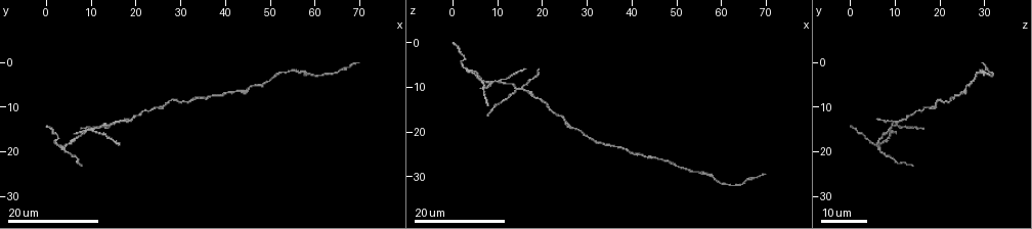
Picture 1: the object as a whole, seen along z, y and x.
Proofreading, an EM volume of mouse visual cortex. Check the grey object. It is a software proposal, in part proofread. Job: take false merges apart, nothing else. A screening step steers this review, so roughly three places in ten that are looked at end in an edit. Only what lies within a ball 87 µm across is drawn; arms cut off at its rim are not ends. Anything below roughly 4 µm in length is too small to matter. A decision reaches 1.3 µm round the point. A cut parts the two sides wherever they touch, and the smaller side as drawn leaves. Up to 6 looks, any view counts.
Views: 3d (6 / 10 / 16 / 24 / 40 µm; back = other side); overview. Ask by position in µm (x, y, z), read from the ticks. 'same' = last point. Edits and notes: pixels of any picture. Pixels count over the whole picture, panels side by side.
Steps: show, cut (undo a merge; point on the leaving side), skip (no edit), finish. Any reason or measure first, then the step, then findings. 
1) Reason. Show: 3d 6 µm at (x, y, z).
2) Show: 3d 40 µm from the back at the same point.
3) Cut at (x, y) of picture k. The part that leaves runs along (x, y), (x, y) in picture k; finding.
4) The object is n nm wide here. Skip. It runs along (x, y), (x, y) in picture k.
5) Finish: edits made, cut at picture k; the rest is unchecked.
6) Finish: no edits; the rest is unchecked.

Two arms in line, one across. Show: 3d 16 µm at (4.0, 19.5, 7.0).

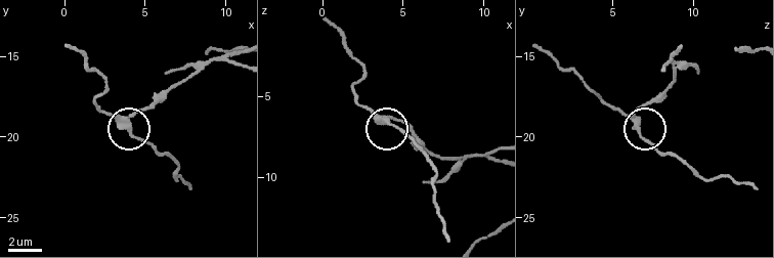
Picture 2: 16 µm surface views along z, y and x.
Show: 3d 6 µm at (3.8, 19.4, 6.5).

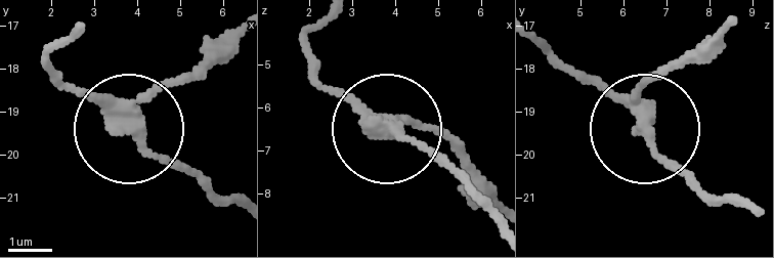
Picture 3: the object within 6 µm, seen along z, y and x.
Cut at (166, 156) of picture 3. The part that leaves runs along (130, 118), (153, 147), (237, 199) in picture 3; two cells meet here.

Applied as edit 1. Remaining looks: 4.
Arms part here. Show: 3d 16 µm at (10.5, 15.0, 8.5).

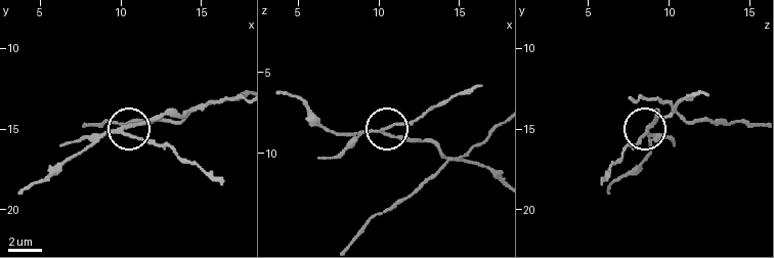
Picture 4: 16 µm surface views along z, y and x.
Show: 3d 10 µm at (10.0, 15.1, 8.6).

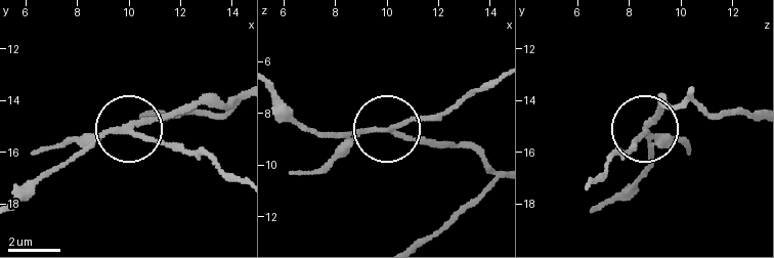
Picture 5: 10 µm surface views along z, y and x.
Closer look. Show: 3d 6 µm at (10.0, 15.1, 8.7).

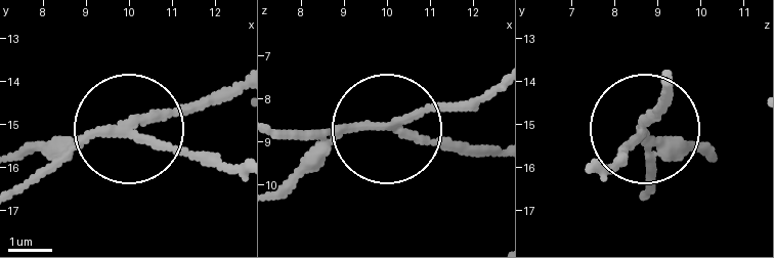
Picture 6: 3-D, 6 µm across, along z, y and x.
The object is 170 nm wide here. Cut at (43, 154) of picture 6. The part that leaves runs along (98, 134), (238, 167) in picture 6; two cells meet here.

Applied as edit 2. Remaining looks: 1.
Finish: edits made, cut at picture 3, cut at picture 6; the rest is unchecked.

